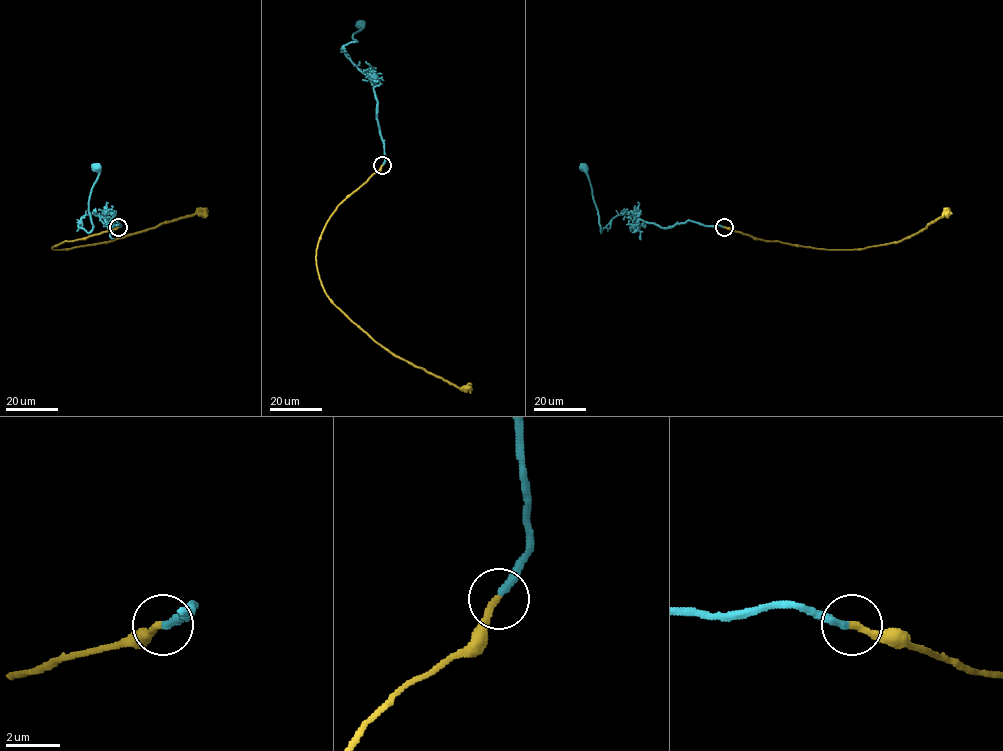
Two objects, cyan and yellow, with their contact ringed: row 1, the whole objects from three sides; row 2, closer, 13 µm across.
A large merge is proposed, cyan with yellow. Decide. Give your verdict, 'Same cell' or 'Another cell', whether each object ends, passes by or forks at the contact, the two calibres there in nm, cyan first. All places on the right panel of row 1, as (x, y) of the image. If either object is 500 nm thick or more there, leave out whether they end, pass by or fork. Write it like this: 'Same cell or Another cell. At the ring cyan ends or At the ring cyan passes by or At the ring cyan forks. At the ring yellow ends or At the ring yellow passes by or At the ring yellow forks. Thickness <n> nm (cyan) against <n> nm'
Same cell. At the ring cyan ends. At the ring yellow ends. Thickness 280 nm (cyan) against 240 nm

